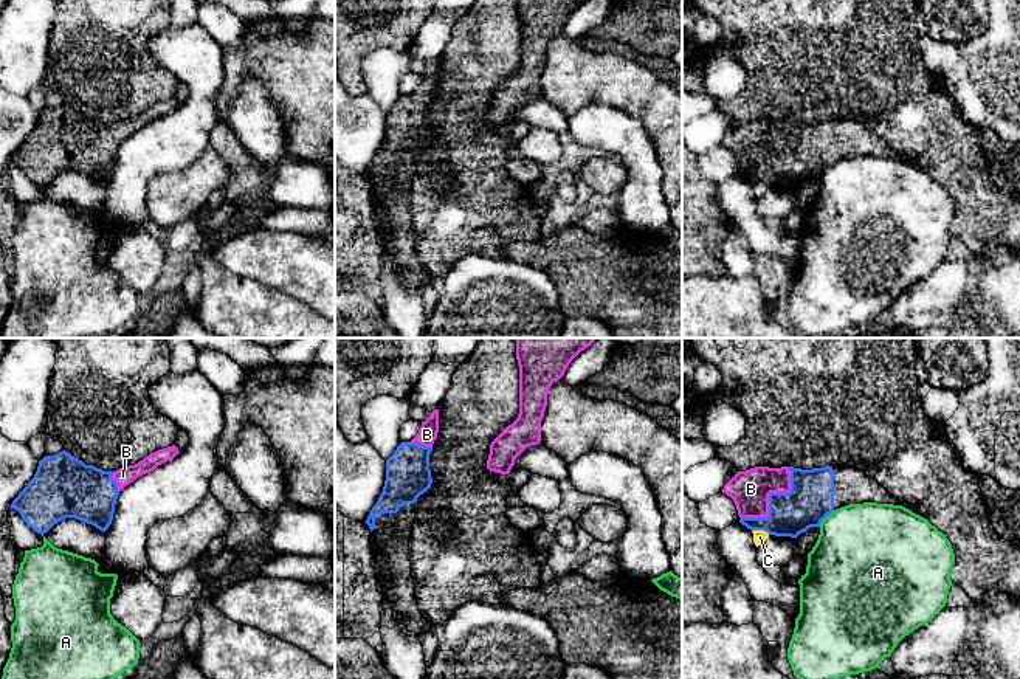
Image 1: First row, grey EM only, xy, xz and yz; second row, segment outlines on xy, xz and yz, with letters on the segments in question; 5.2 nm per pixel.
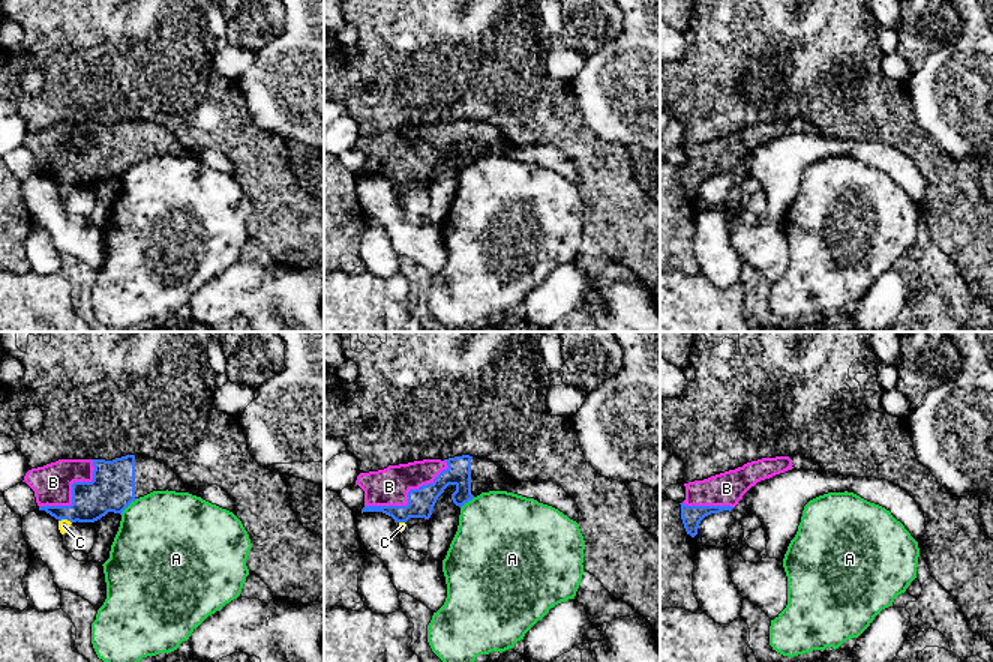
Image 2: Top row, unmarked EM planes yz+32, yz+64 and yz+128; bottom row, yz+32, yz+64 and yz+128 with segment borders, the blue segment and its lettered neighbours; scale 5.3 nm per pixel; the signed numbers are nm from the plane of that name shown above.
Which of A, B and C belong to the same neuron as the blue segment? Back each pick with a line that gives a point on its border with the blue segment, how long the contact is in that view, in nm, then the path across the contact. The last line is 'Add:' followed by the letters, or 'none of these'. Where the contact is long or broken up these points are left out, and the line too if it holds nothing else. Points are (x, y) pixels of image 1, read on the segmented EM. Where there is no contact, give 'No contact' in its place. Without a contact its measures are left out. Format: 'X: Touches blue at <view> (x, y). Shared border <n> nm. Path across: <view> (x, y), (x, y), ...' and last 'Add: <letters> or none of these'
B: Touches blue at yz (769, 496). Shared border 360 nm
Add: B

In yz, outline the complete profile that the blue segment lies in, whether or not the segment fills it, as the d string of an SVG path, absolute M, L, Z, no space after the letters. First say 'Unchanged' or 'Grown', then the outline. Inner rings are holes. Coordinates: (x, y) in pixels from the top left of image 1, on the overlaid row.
Grown. M849 465L801 470L755 467L738 471L722 488L747 529L797 538L834 510L863 502L902 505L863 471Z

